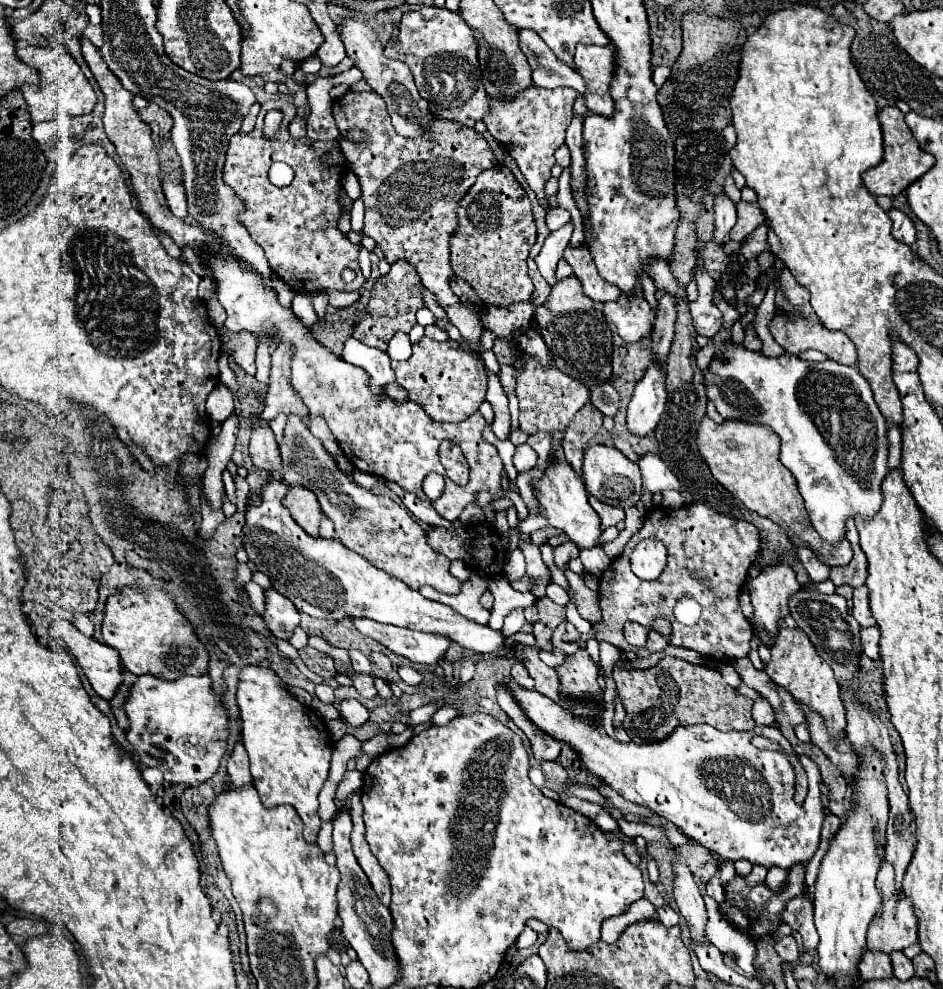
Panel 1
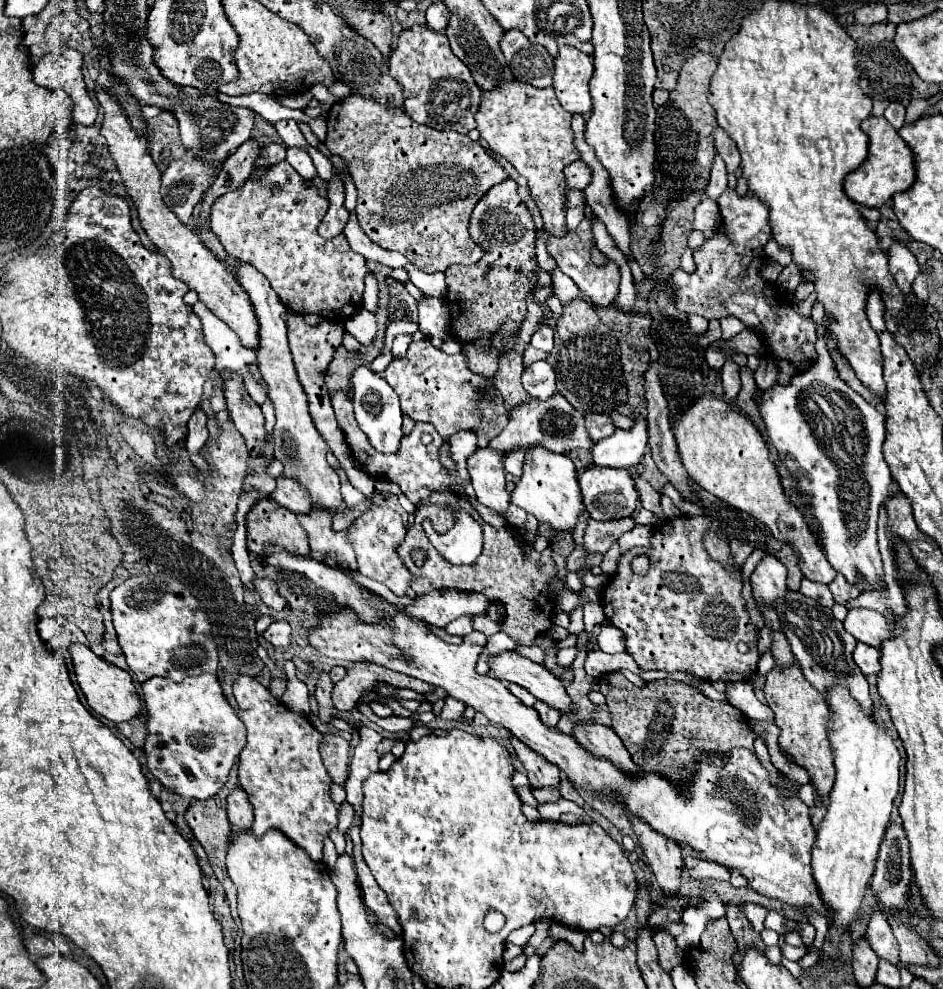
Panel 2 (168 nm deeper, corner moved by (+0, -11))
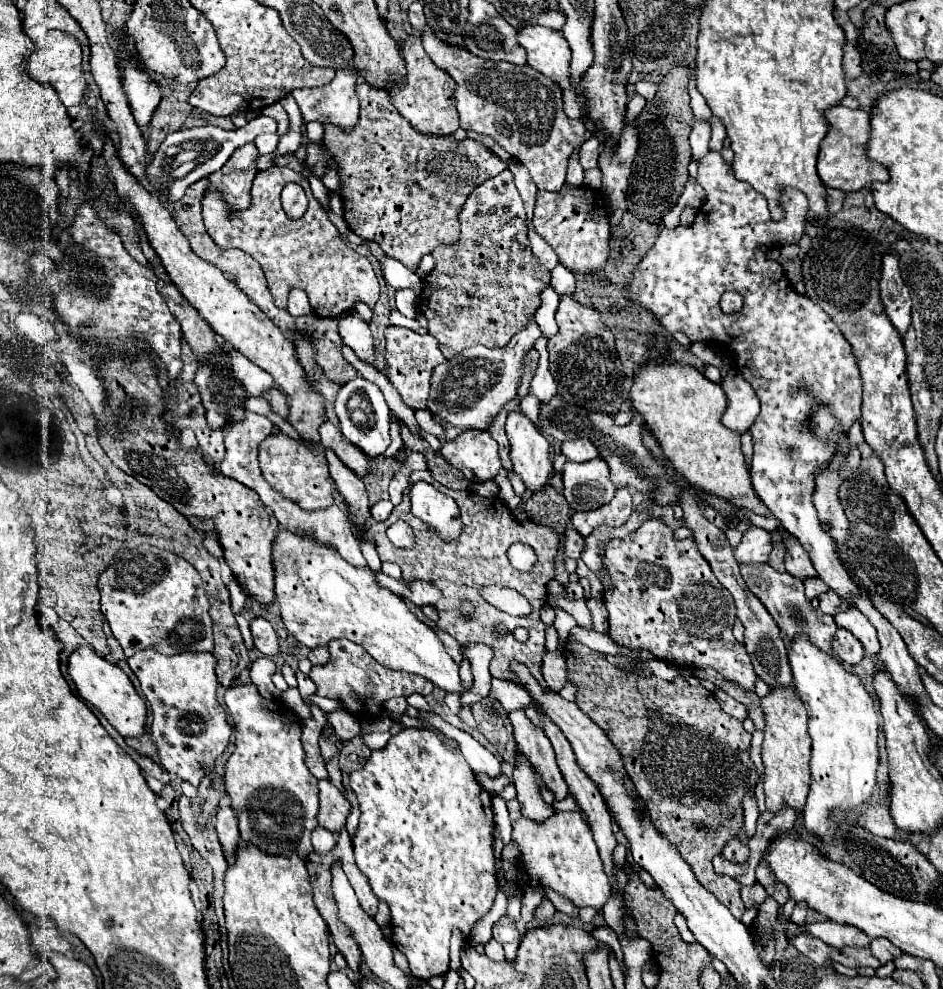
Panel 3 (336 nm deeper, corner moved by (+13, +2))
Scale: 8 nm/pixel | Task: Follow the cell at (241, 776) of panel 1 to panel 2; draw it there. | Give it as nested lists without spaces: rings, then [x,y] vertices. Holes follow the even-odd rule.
[[[237,788],[229,794],[229,798],[227,798],[227,818],[229,818],[229,824],[231,824],[233,832],[251,830],[253,810],[251,810],[251,804],[247,802],[245,790]]]

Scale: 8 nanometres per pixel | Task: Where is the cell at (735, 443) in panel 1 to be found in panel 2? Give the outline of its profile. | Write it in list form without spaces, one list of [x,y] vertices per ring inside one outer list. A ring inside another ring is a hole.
[[[703,394],[703,398],[697,398],[681,416],[677,416],[673,420],[673,434],[677,440],[677,448],[683,460],[683,466],[689,474],[689,478],[701,486],[703,490],[711,492],[713,496],[717,496],[719,500],[727,502],[729,506],[743,510],[747,514],[751,514],[753,518],[757,518],[759,522],[763,522],[773,536],[779,542],[787,542],[793,546],[793,550],[801,556],[801,572],[807,580],[813,582],[821,582],[821,584],[831,584],[835,578],[835,570],[829,566],[821,546],[815,542],[815,536],[811,534],[803,514],[799,510],[795,510],[787,500],[785,494],[781,490],[781,482],[775,470],[775,464],[769,460],[769,448],[763,440],[763,436],[759,434],[759,430],[755,428],[755,424],[741,414],[737,408],[731,406],[731,402],[723,400],[721,396],[713,396],[713,394]]]

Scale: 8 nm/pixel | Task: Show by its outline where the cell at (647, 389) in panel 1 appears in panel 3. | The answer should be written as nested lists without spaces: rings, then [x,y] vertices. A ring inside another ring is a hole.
[[[582,437],[582,439],[574,439],[574,441],[564,441],[562,453],[574,463],[584,463],[584,461],[598,457],[598,447],[592,441],[586,441]]]

